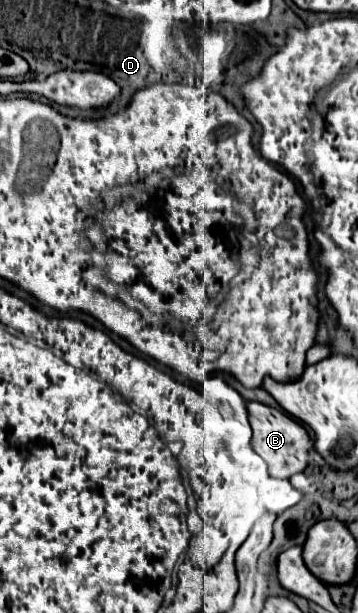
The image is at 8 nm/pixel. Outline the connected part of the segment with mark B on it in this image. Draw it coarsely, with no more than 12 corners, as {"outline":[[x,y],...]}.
{"outline":[[247,402],[253,450],[273,478],[303,472],[307,430],[283,412]]}

